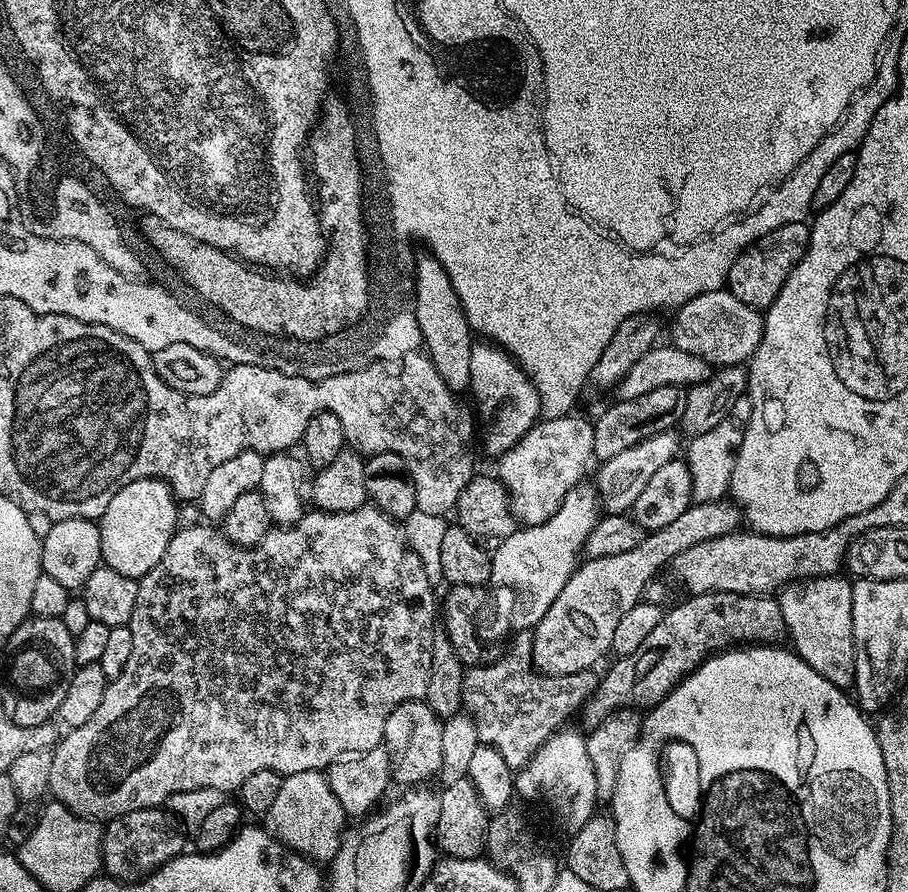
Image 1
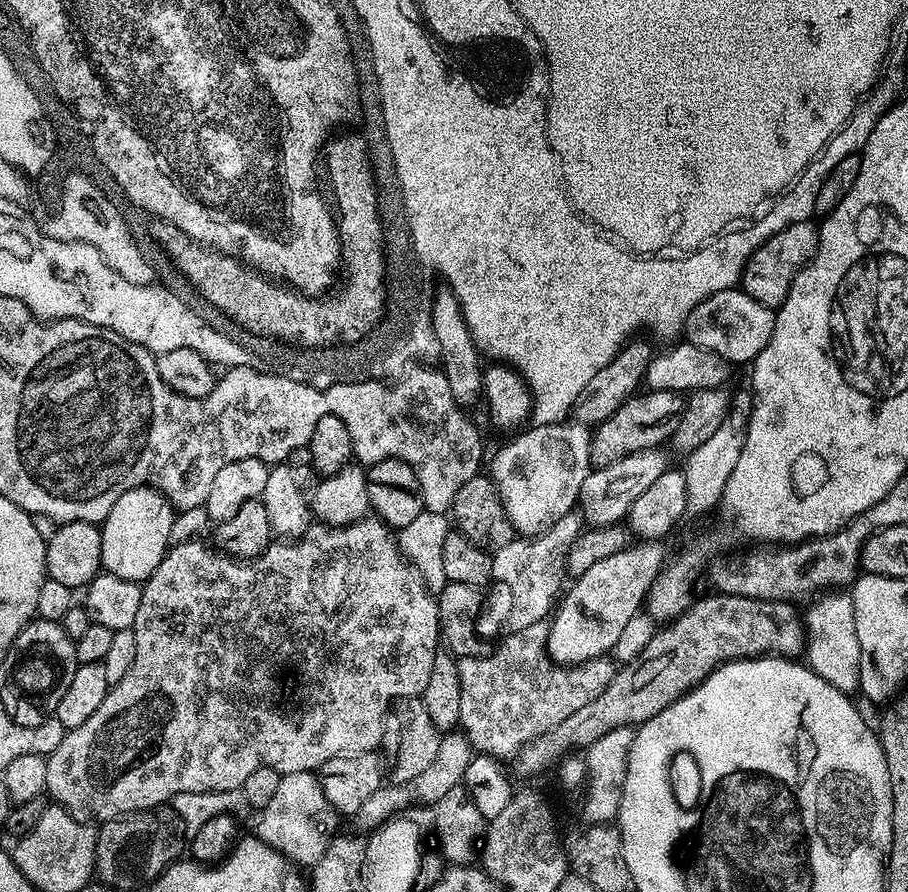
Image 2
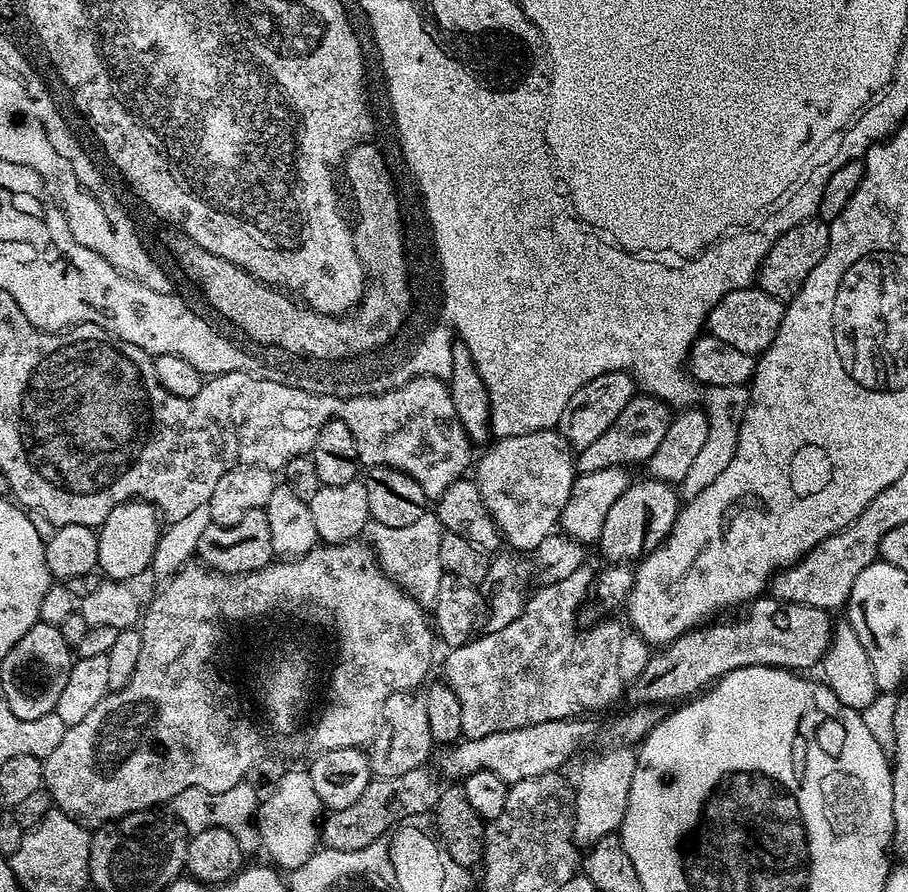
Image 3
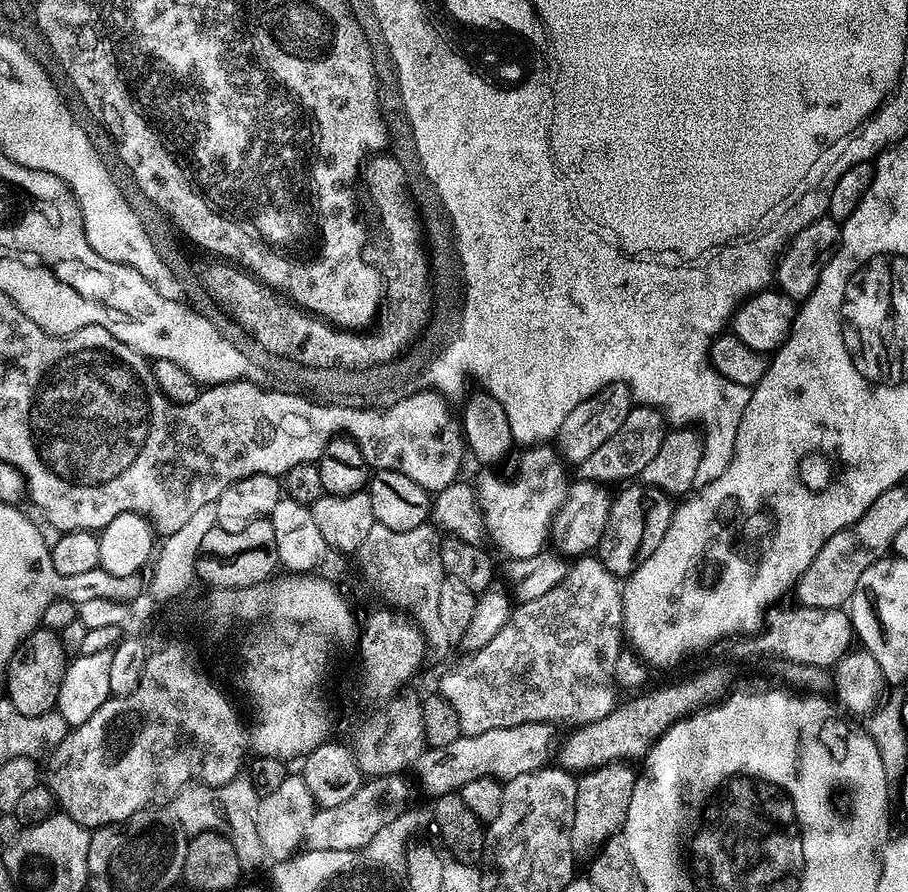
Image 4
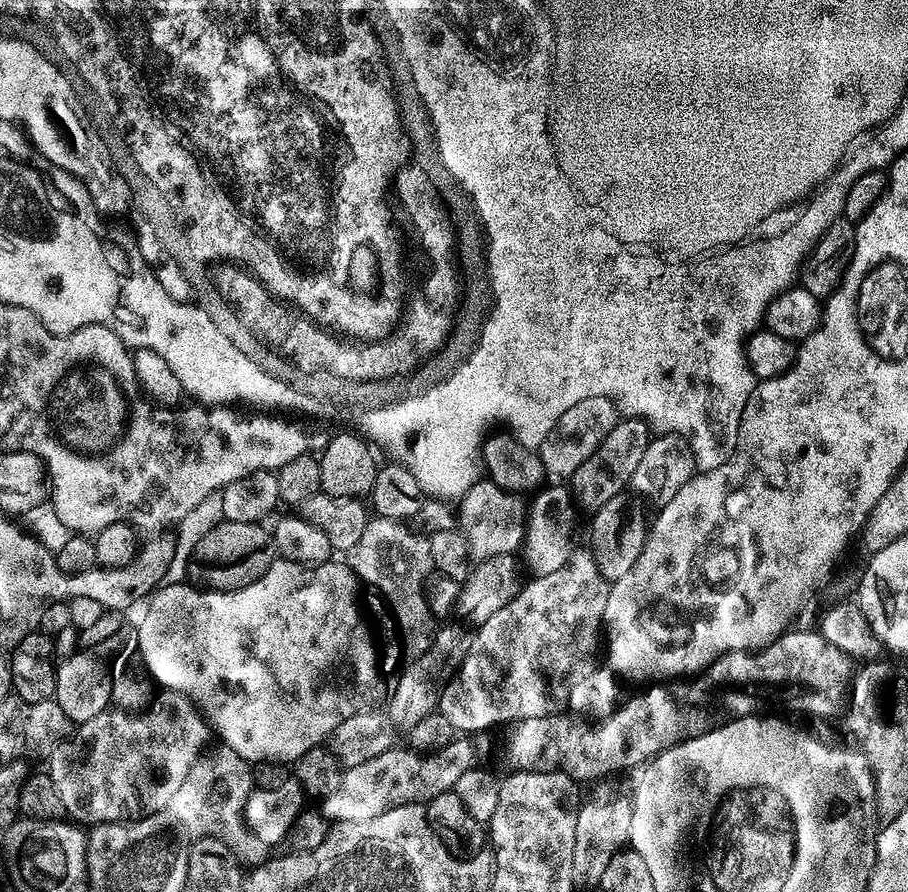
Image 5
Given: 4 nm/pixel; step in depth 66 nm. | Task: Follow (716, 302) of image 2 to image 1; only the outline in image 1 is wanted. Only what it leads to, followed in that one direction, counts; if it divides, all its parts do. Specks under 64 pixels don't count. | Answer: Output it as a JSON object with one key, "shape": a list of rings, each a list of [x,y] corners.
{"shape":[[[726,288],[700,294],[681,307],[684,312],[684,344],[680,349],[697,354],[717,367],[744,364],[761,344],[764,333],[763,313],[735,298]]]}

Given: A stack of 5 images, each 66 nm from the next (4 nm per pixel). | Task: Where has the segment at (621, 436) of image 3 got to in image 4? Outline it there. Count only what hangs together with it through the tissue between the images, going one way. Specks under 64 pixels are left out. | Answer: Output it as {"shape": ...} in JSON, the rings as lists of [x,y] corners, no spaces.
{"shape":[[[632,406],[625,411],[624,421],[614,434],[588,458],[578,465],[578,476],[581,480],[594,480],[601,486],[609,486],[615,480],[628,482],[639,477],[640,471],[654,458],[658,452],[658,446],[662,446],[662,438],[666,431],[666,421],[662,413],[656,408],[647,406]]]}

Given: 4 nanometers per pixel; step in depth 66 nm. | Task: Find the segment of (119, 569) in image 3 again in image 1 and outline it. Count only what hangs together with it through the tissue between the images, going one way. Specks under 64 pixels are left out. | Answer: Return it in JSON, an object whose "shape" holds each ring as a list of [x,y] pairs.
{"shape":[[[135,480],[130,486],[122,486],[114,498],[110,498],[110,506],[99,518],[100,533],[102,534],[102,561],[107,567],[118,570],[118,574],[126,574],[131,580],[139,581],[154,566],[158,566],[158,558],[166,554],[166,546],[170,546],[170,538],[175,534],[178,501],[172,494],[172,489],[162,480]]]}

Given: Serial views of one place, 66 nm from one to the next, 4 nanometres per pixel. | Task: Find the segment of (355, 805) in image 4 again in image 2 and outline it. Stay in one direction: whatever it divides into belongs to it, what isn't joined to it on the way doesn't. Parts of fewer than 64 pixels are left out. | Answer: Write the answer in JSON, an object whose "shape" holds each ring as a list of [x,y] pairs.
{"shape":[[[453,730],[443,733],[438,746],[438,758],[434,758],[434,762],[430,766],[426,766],[426,770],[422,770],[422,774],[414,774],[414,778],[381,783],[380,788],[374,790],[374,794],[370,794],[370,798],[366,798],[366,802],[362,802],[362,806],[354,817],[354,823],[360,828],[368,828],[367,830],[381,829],[389,821],[407,813],[407,808],[412,808],[415,804],[435,806],[438,798],[444,797],[447,792],[454,790],[454,786],[462,783],[466,774],[466,766],[470,766],[473,755],[473,746],[463,731]]]}

